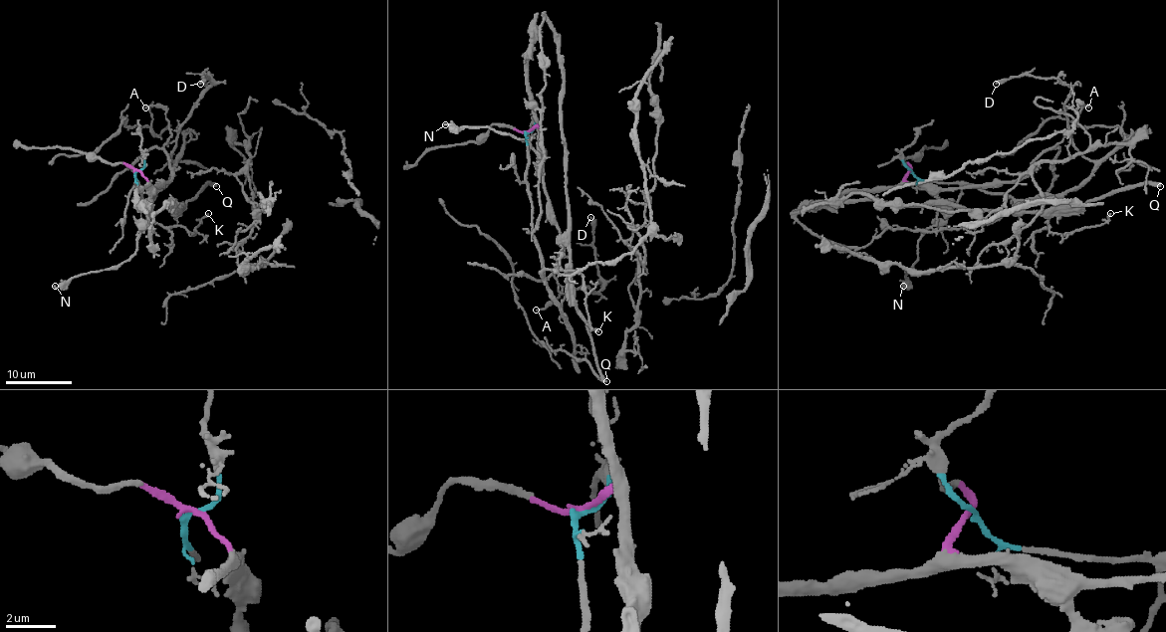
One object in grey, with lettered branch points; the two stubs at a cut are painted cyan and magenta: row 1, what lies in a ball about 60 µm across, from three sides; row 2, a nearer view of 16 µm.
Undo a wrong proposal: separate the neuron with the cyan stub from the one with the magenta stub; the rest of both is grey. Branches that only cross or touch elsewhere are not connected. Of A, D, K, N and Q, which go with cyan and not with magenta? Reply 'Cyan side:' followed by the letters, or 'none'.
Cyan side: D, K

